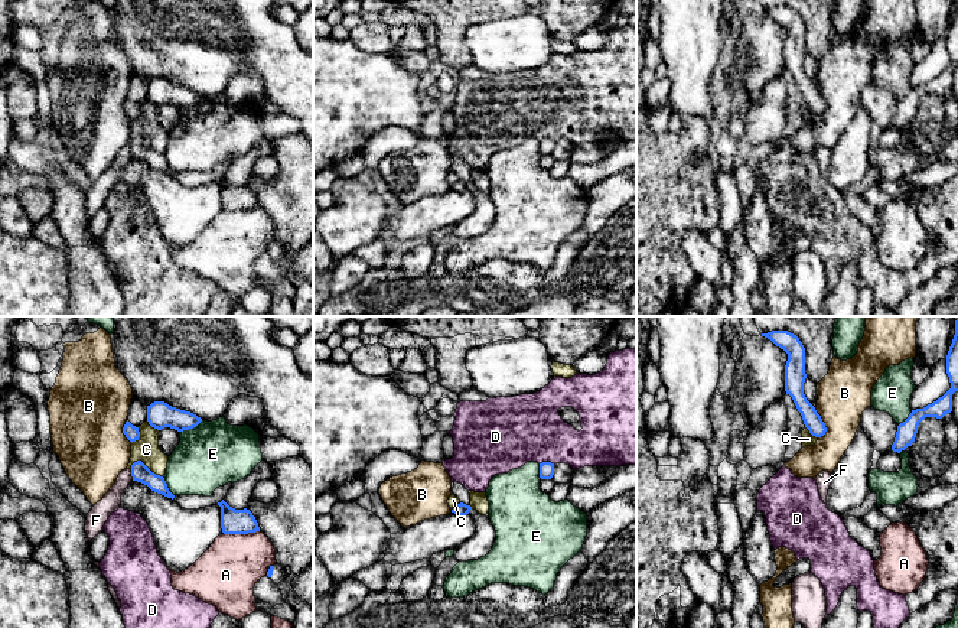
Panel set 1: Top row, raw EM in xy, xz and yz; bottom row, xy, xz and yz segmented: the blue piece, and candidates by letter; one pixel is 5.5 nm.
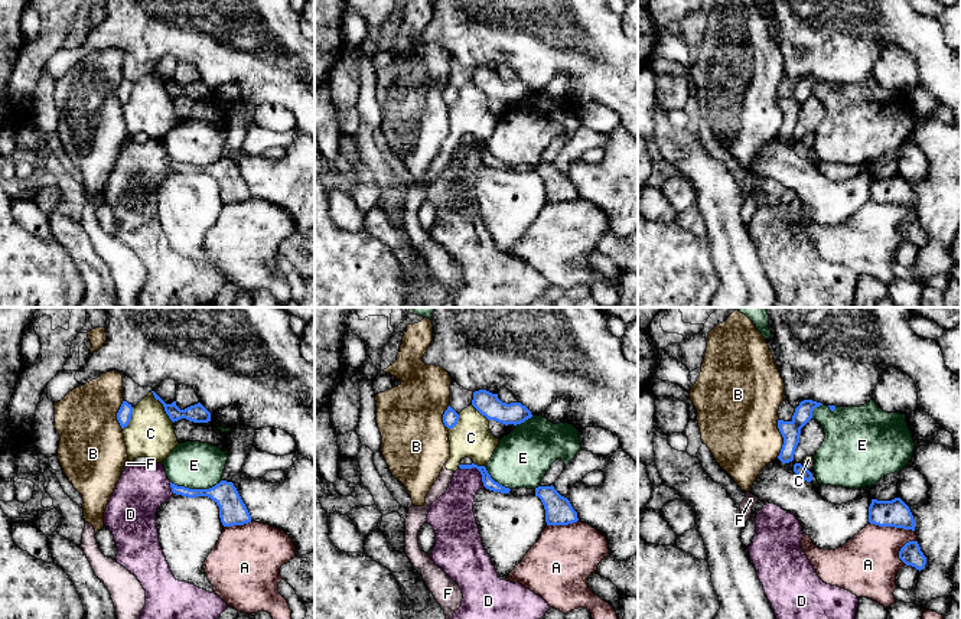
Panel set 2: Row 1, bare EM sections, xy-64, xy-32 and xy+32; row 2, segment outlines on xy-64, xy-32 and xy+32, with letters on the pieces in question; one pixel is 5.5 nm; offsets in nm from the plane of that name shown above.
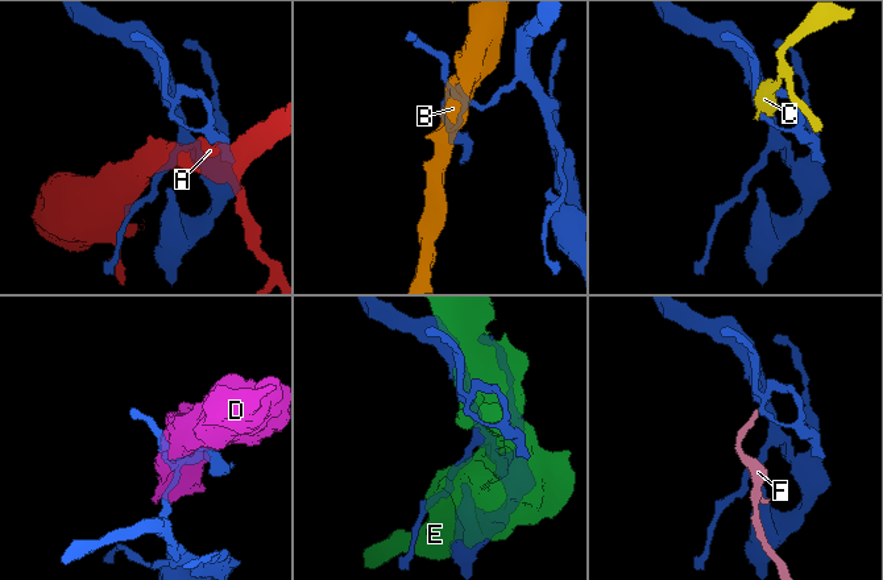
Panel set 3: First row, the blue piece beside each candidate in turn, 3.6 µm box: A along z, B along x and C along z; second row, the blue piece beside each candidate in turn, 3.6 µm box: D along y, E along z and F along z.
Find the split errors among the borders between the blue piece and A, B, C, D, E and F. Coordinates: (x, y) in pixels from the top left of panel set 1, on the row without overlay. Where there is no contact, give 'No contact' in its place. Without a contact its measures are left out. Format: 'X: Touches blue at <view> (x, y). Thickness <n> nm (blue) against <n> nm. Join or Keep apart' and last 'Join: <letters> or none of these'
A: Touches blue at xy (240, 210). Thickness 140 nm (blue) against 340 nm. Keep apart
B: Touches blue at yz (824, 100). Thickness 100 nm (blue) against 300 nm. Keep apart
C: Touches blue at xy (144, 142). Thickness 100 nm (blue) against 140 nm. Keep apart
D: Touches blue at xz (547, 139). Thickness 80 nm (blue) against 380 nm. Keep apart
E: Touches blue at xy (191, 104). Thickness 150 nm (blue) against 360 nm. Keep apart
F: Touches blue at xy (132, 152). Thickness 100 nm (blue) against 100 nm. Keep apart
Join: none of these

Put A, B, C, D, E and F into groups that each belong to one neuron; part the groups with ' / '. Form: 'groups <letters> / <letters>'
groups A / B / C F / D / E

